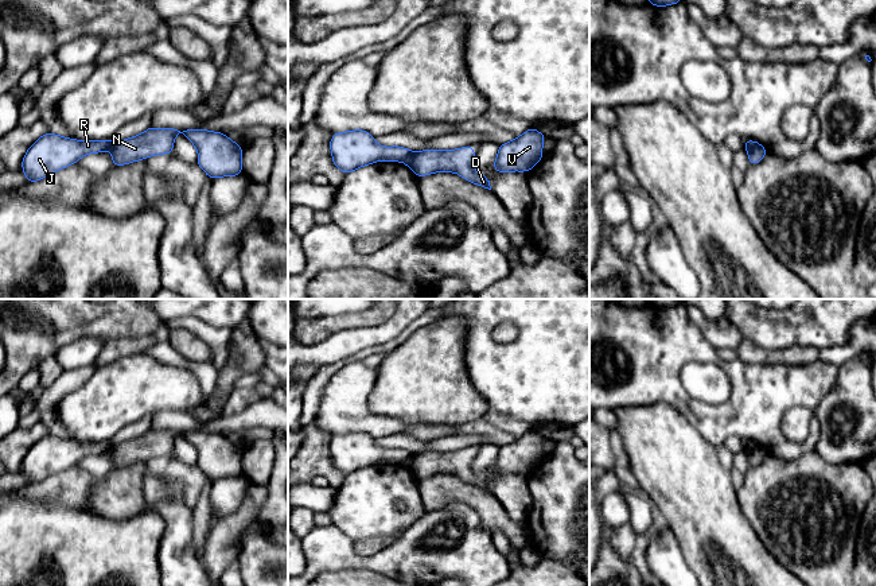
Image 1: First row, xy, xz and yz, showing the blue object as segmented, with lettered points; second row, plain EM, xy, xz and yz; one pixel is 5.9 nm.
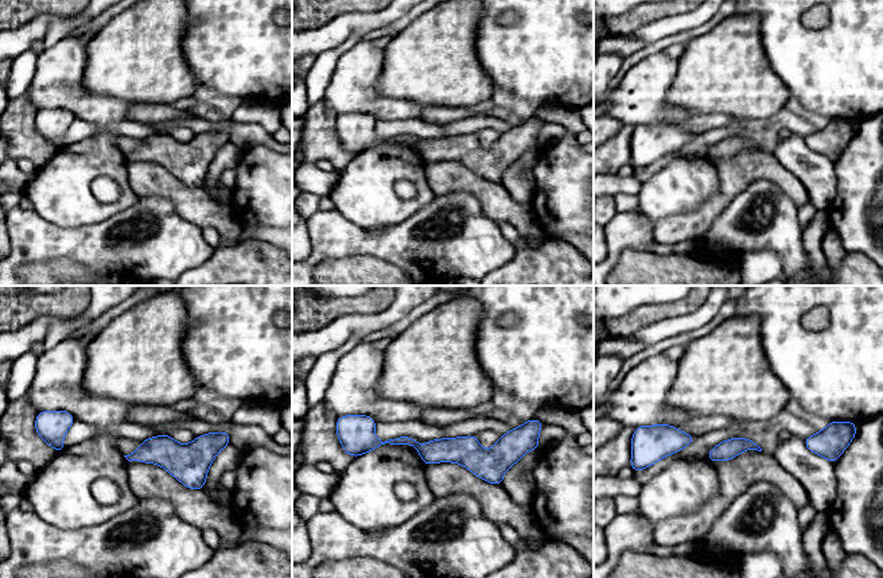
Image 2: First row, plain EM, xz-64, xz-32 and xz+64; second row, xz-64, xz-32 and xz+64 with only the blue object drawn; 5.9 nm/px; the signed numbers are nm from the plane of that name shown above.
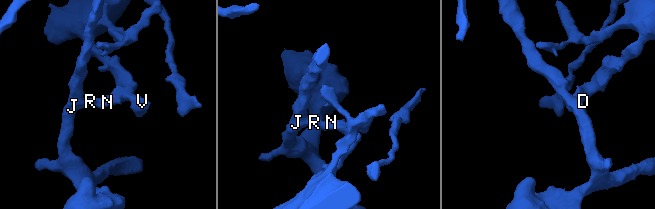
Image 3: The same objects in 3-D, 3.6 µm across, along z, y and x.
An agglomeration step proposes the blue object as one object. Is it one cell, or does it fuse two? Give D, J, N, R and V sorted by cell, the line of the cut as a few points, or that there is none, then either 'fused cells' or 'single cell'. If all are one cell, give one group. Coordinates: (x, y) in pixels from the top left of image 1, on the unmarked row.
groups D N V / J R; cut xz (413, 454), (404, 464); fused cells

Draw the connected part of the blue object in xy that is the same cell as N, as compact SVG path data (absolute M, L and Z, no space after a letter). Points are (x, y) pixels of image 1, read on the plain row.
M149 428L145 434L125 442L110 442L114 469L144 462L161 455L172 455L174 442L183 435L198 451L198 467L209 480L241 477L242 447L221 434L206 431L174 431Z

